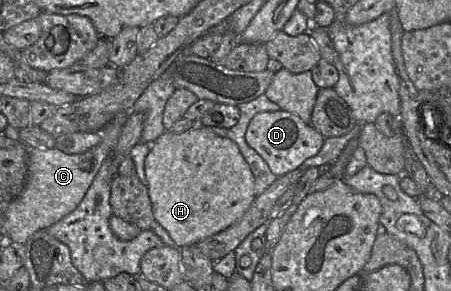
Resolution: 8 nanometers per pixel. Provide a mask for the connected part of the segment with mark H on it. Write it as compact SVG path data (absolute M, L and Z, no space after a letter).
M210 127L191 128L182 133L166 130L153 142L144 165L153 215L179 249L196 245L200 240L230 227L242 218L256 197L254 176L238 145L218 136Z

